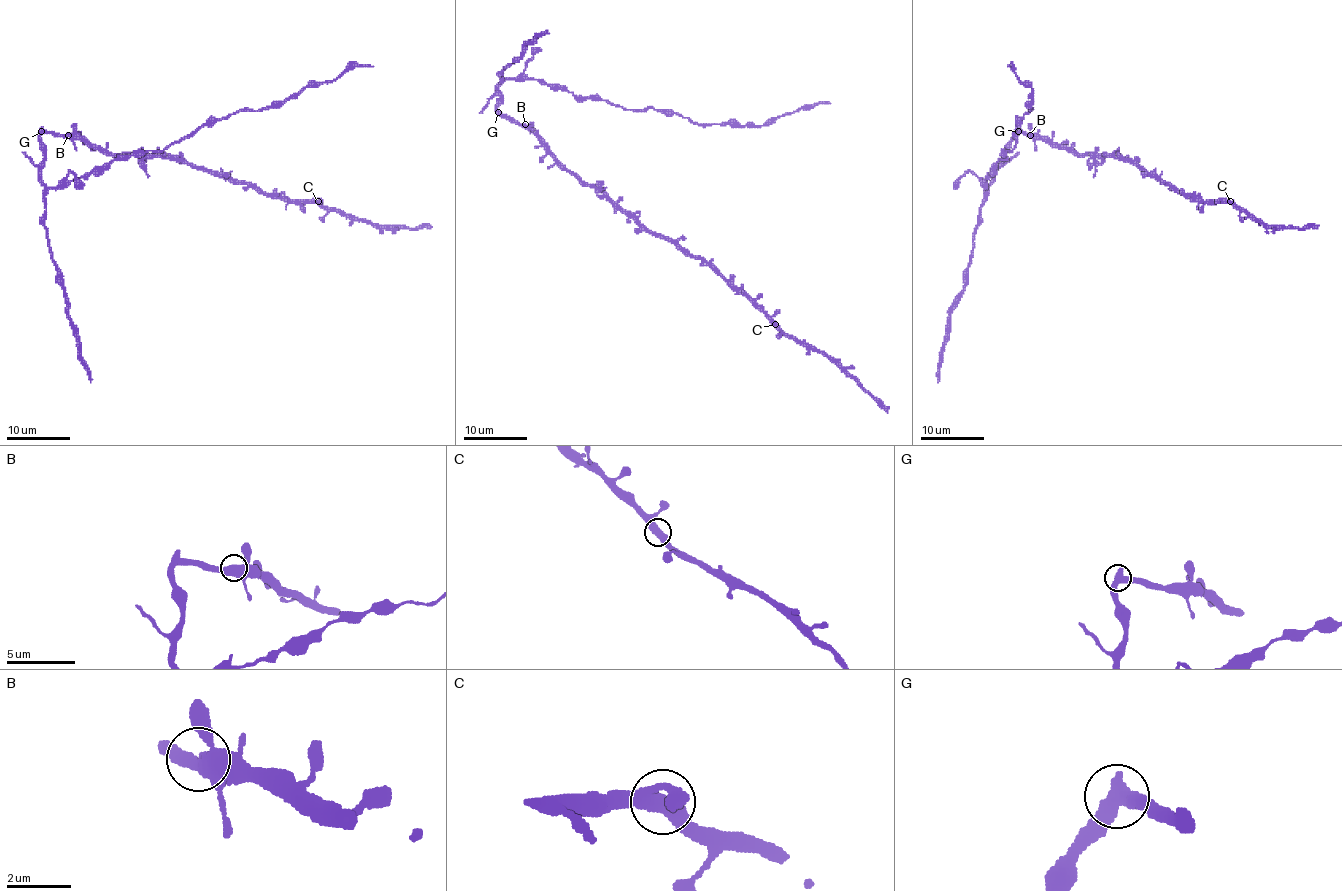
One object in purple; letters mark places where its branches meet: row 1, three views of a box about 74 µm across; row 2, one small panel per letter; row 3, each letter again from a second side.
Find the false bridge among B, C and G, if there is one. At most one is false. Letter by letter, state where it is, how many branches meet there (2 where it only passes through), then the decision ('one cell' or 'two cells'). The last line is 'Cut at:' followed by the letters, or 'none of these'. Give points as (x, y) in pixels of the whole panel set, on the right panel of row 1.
B: (1030, 135) | 2 | one cell
C: (1230, 201) | 2 | one cell
G: (1018, 131) | 2 | two cells
Cut at: G

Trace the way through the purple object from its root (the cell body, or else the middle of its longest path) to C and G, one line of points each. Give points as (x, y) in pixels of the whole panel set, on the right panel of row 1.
C: (1035, 138), (1049, 138), (1076, 154), (1122, 155), (1143, 171), (1185, 195), (1193, 195), (1205, 201), (1230, 201)
G: (1035, 138), (1019, 131)

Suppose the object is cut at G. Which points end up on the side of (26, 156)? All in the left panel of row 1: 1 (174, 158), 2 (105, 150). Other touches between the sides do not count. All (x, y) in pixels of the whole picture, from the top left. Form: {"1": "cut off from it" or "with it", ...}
{"1": "cut off from it", "2": "cut off from it"}

